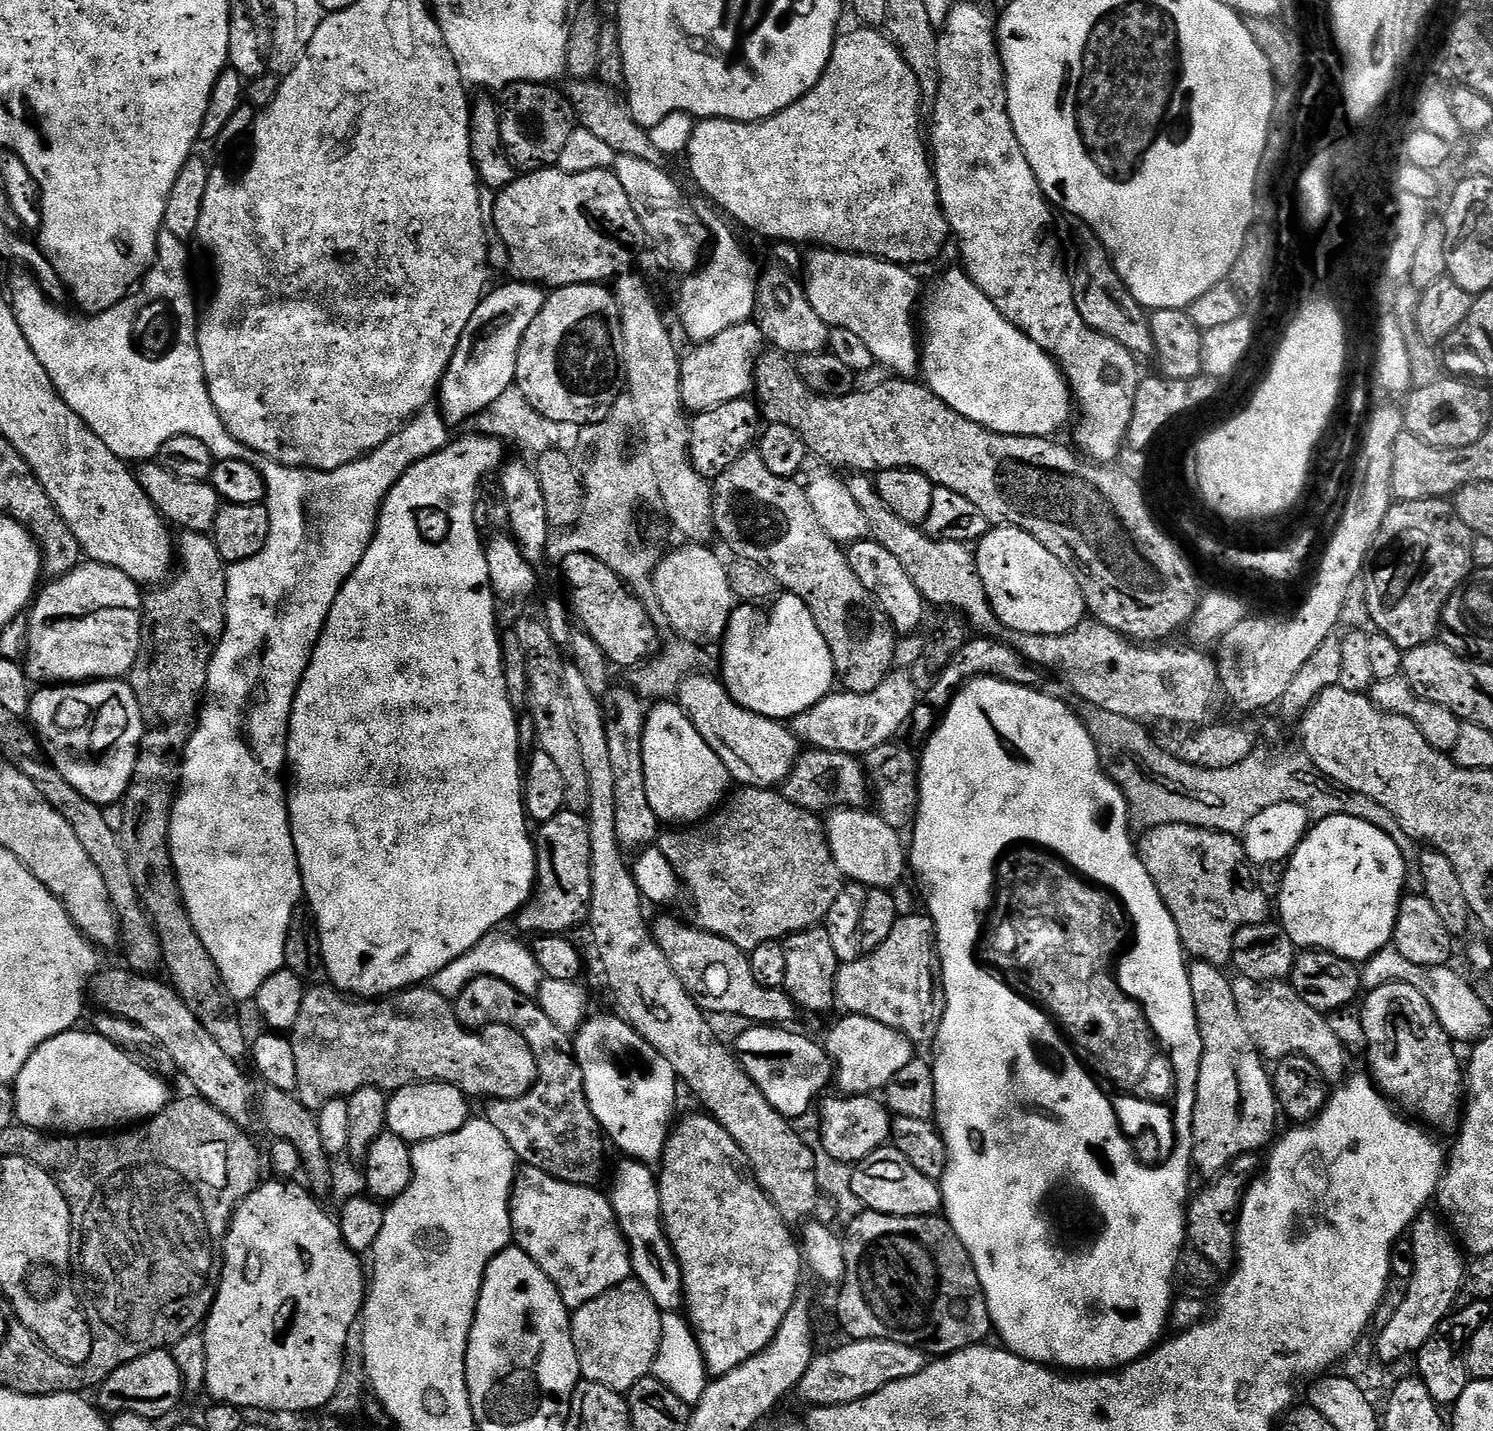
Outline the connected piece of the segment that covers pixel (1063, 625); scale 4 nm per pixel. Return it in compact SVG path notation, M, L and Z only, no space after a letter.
M989 527L987 534L975 545L974 555L978 574L982 578L982 588L988 595L994 614L1010 630L1018 630L1026 634L1066 634L1074 630L1086 619L1084 595L1078 586L1078 578L1038 542L1026 530L1021 528Z

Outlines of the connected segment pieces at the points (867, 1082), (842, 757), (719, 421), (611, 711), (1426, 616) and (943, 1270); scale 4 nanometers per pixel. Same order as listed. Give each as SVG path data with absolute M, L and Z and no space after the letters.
M851 1014L841 1015L841 1020L828 1032L826 1049L829 1058L835 1065L835 1083L840 1083L839 1091L850 1096L862 1096L865 1094L876 1094L887 1088L888 1083L898 1074L898 1070L906 1067L906 1062L914 1059L914 1045L907 1040L902 1033L890 1026L882 1026L882 1022L874 1022L874 1018L865 1016L853 1016Z
M821 748L801 751L800 757L784 779L782 794L794 806L807 812L828 814L842 808L867 809L870 804L870 785L863 763L845 752L827 752Z
M752 398L726 402L726 406L718 406L718 410L695 413L690 420L688 451L694 470L698 470L702 478L714 482L723 472L730 470L730 466L734 466L734 462L738 462L744 452L757 443L761 431L760 405Z
M613 687L606 699L606 742L610 742L610 762L614 769L615 820L618 842L625 850L643 850L657 843L662 823L647 798L646 770L643 769L643 730L646 704L631 687Z
M1447 499L1393 503L1374 538L1362 573L1364 604L1372 619L1371 627L1390 638L1404 653L1433 643L1440 631L1440 616L1446 602L1474 571L1473 539L1466 522L1458 518Z
M863 1211L860 1216L846 1224L843 1233L844 1249L846 1250L846 1274L843 1284L839 1285L840 1301L836 1304L836 1316L844 1327L845 1337L852 1340L885 1340L886 1342L902 1342L902 1346L914 1346L932 1358L949 1356L958 1350L973 1348L976 1344L983 1344L993 1335L994 1329L990 1310L986 1302L986 1294L982 1290L982 1282L978 1282L978 1274L966 1246L954 1234L952 1225L943 1215L934 1216L887 1216L881 1212Z

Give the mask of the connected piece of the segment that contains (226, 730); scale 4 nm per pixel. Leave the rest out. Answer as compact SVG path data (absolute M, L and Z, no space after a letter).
M429 406L423 408L421 412L417 412L404 427L399 428L386 442L382 442L382 446L378 446L378 450L374 450L370 455L365 456L362 460L356 460L353 464L342 466L338 470L330 470L329 472L315 472L313 468L291 468L285 464L279 464L273 460L261 459L258 467L260 477L264 480L264 491L266 493L266 507L270 514L270 534L266 538L266 546L262 546L262 550L258 554L254 554L254 558L250 558L246 562L238 562L237 564L227 565L228 577L226 578L226 622L224 623L224 633L218 642L218 646L212 651L212 661L208 667L208 690L202 701L202 707L198 717L198 723L195 730L192 732L190 742L184 751L184 763L180 766L180 787L176 794L176 801L172 803L172 817L170 818L170 834L168 835L168 845L172 851L172 865L176 871L176 877L180 883L180 893L184 899L186 910L190 914L190 922L194 922L194 930L198 934L198 938L202 938L202 946L206 946L206 950L210 954L210 958L214 958L214 962L218 966L218 970L222 974L222 982L228 987L228 993L232 995L233 1000L243 1002L243 1000L251 1001L262 986L262 982L266 982L266 978L270 978L270 974L279 972L284 967L284 947L286 946L286 938L288 937L288 927L290 926L290 918L294 914L296 908L301 907L302 897L304 895L304 883L300 877L300 867L298 866L298 858L294 850L294 838L290 830L290 822L288 821L288 793L286 791L286 765L288 762L288 723L290 722L290 714L292 713L292 703L298 694L298 686L300 680L306 674L306 666L308 659L312 656L312 648L318 642L320 631L324 628L326 618L330 614L330 606L334 606L334 598L338 598L338 594L342 590L342 586L352 576L352 572L358 566L358 562L362 562L362 558L366 554L366 550L370 546L370 542L376 533L376 523L380 517L380 507L384 505L384 500L390 494L392 487L400 481L402 474L406 474L406 470L410 470L410 466L414 466L418 462L422 462L422 458L433 456L435 452L441 452L445 446L450 443L450 426L444 421L443 416L435 407Z

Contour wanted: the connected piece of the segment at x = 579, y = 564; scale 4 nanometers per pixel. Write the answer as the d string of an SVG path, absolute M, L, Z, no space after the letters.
M581 552L564 556L562 562L564 584L568 587L566 603L571 615L582 631L601 647L608 663L631 670L651 660L661 643L661 633L643 602L620 581L618 574L606 562L598 562L598 558Z

